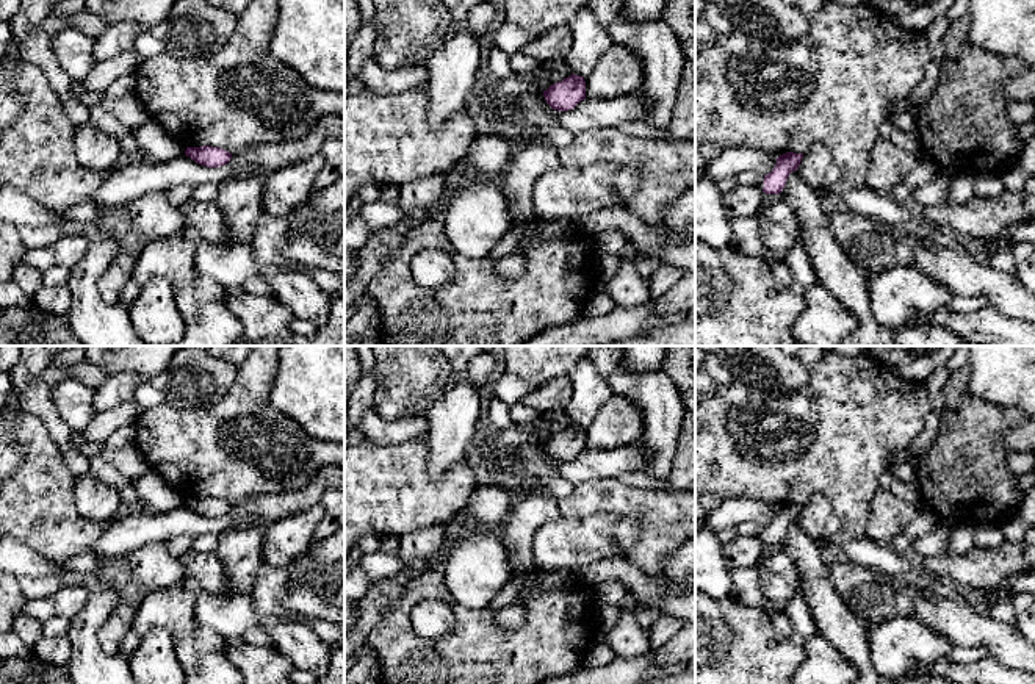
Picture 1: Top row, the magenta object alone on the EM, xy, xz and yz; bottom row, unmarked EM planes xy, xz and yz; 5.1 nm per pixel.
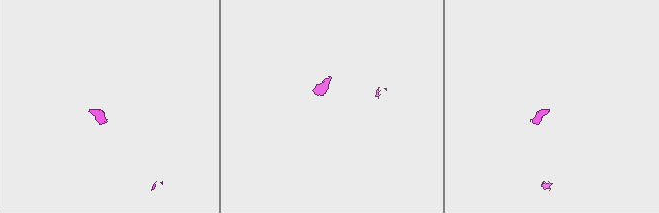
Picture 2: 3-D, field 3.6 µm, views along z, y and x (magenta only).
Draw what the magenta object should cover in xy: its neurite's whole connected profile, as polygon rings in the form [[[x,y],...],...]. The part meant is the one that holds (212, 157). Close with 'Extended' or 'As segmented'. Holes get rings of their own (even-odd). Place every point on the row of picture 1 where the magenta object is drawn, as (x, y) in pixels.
[[[211,146],[186,147],[185,155],[207,167],[219,167],[230,161],[232,153]]]. As segmented

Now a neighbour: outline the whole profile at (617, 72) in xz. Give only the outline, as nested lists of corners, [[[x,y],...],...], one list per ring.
[[[612,44],[584,81],[586,97],[590,99],[609,100],[634,94],[642,83],[642,61],[625,47]]]

